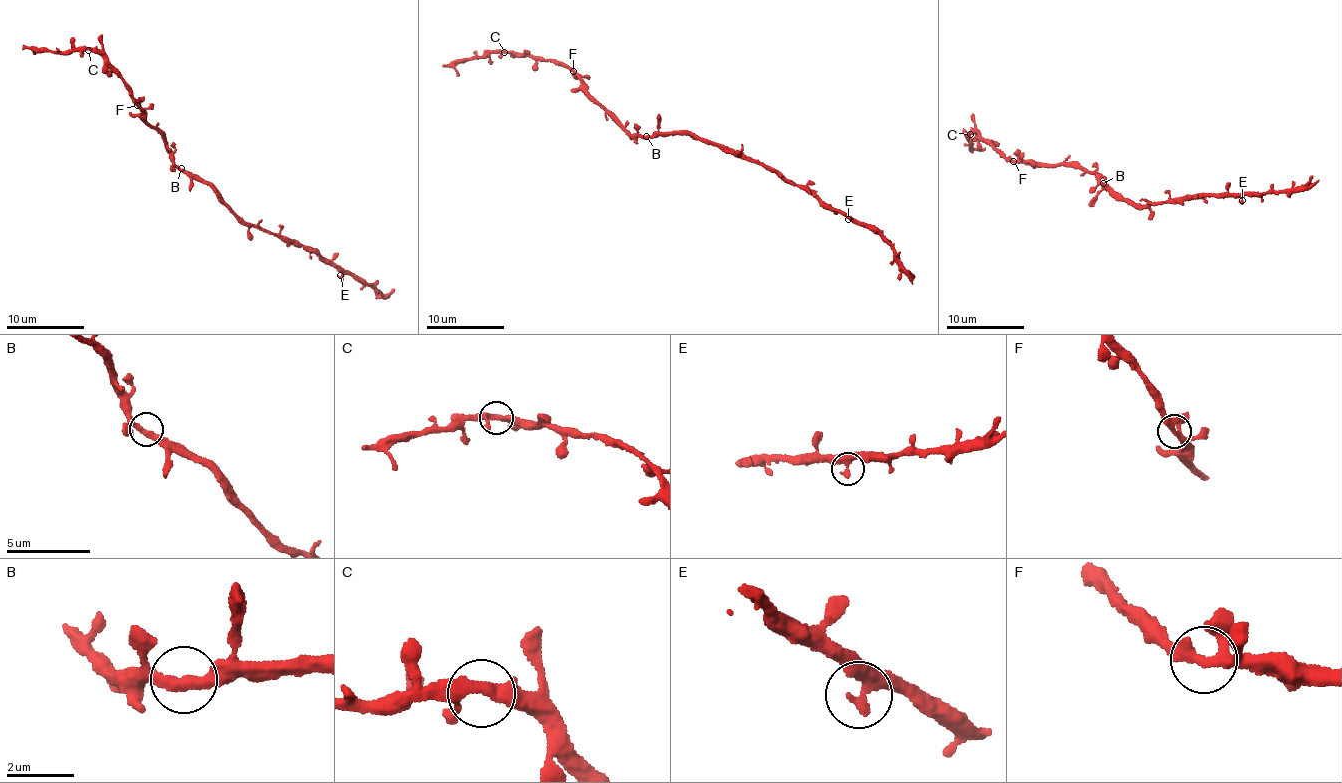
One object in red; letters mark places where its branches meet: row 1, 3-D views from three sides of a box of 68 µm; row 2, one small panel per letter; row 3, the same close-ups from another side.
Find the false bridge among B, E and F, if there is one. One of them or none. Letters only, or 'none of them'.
none of them

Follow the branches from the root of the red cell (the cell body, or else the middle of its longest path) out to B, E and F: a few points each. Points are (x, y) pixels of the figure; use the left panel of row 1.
B: (209, 185), (190, 178), (181, 168)
E: (209, 185), (215, 186), (227, 205), (243, 221), (316, 249), (326, 260), (334, 262), (340, 275)
F: (209, 185), (190, 178), (175, 164), (168, 144), (148, 125), (137, 106)

